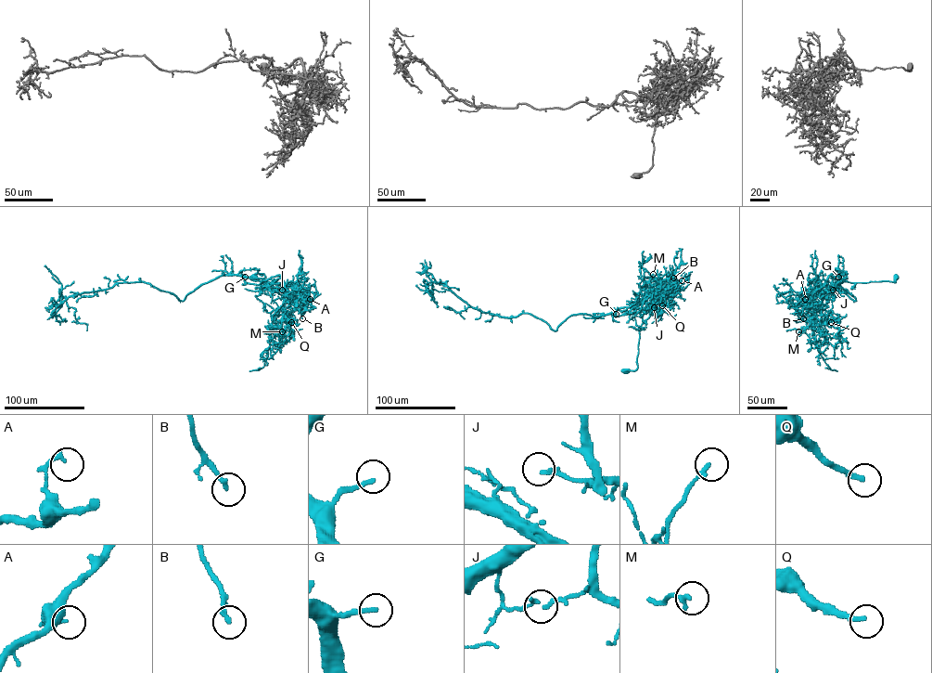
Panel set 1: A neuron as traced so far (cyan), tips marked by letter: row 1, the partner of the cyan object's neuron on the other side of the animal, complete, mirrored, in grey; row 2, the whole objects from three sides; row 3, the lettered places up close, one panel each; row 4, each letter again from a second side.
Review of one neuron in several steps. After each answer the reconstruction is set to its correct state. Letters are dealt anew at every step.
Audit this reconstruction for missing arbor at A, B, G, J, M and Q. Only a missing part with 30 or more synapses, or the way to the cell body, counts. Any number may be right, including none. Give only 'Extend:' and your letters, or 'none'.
Extend: G, Q

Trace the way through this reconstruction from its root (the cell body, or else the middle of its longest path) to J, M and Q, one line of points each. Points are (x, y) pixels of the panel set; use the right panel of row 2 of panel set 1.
J: (895, 277), (896, 282), (851, 283), (829, 276), (822, 290), (828, 293), (833, 290)
M: (895, 277), (896, 282), (851, 283), (829, 276), (815, 295), (813, 337), (810, 338), (798, 331)
Q: (895, 277), (896, 282), (851, 283), (829, 276), (815, 295), (814, 302), (816, 308), (831, 322)

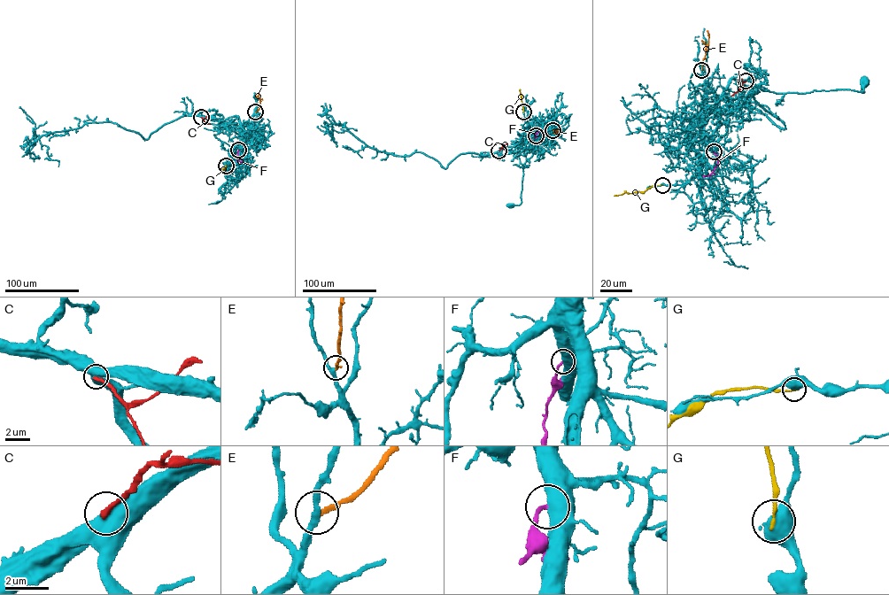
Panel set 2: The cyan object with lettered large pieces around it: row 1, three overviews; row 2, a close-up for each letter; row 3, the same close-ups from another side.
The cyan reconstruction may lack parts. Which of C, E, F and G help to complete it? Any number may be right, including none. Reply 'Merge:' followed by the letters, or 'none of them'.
Merge: E

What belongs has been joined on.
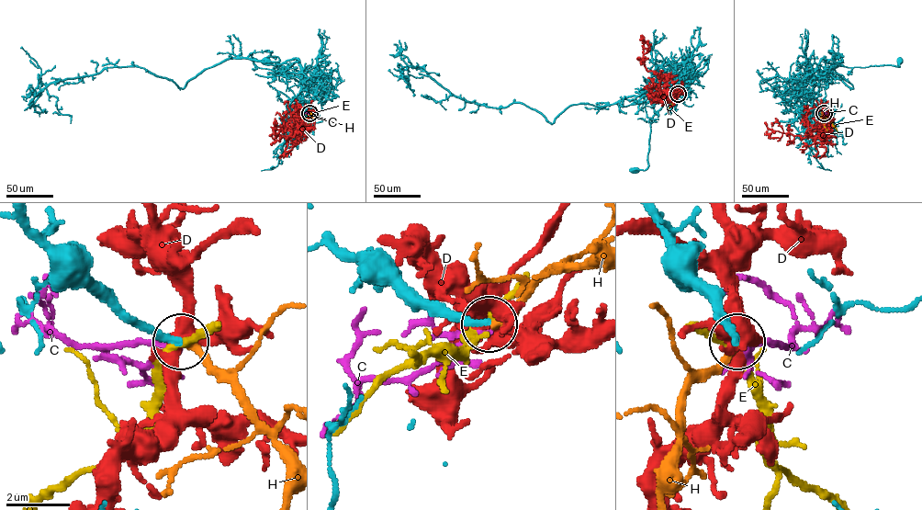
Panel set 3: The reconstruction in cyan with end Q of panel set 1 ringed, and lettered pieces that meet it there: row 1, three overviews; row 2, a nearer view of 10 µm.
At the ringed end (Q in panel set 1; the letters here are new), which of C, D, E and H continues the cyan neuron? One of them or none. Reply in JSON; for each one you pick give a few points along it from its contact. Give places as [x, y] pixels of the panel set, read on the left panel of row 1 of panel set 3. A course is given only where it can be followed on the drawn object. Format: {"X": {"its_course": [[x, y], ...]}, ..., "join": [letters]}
{"join": ["H"]}

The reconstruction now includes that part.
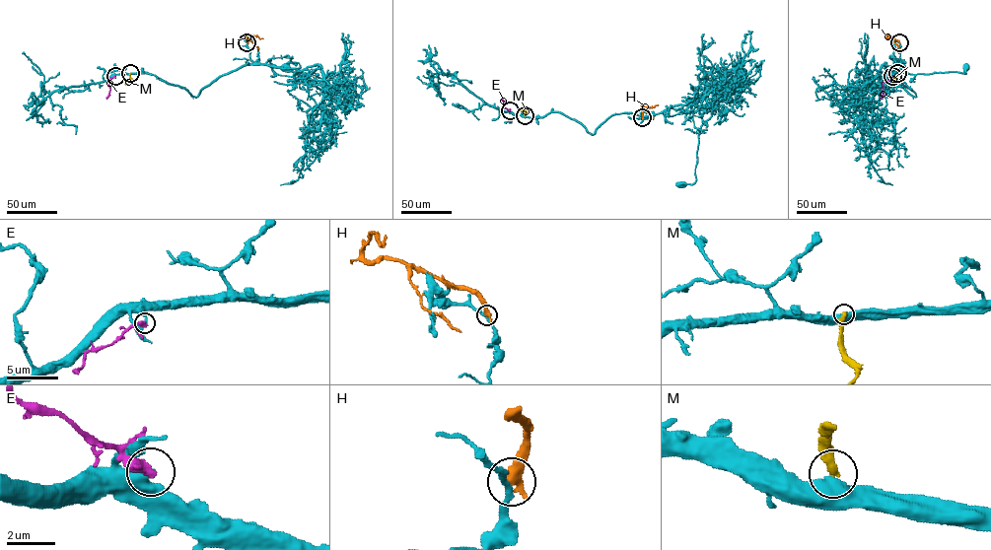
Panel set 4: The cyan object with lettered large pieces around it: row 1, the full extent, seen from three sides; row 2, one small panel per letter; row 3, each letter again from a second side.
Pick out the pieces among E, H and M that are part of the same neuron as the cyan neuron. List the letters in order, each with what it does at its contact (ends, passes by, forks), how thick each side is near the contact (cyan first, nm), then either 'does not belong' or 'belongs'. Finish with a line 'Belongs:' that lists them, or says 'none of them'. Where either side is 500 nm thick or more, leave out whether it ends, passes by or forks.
E: 170/500 nm | does not belong
H: 220/500 nm | does not belong
M: 700/320 nm | does not belong
Belongs: none of them

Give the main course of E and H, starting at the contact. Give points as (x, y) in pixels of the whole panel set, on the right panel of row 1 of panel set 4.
E: (892, 76), (883, 84), (881, 99)
H: (899, 42), (887, 37), (888, 34), (886, 38)

